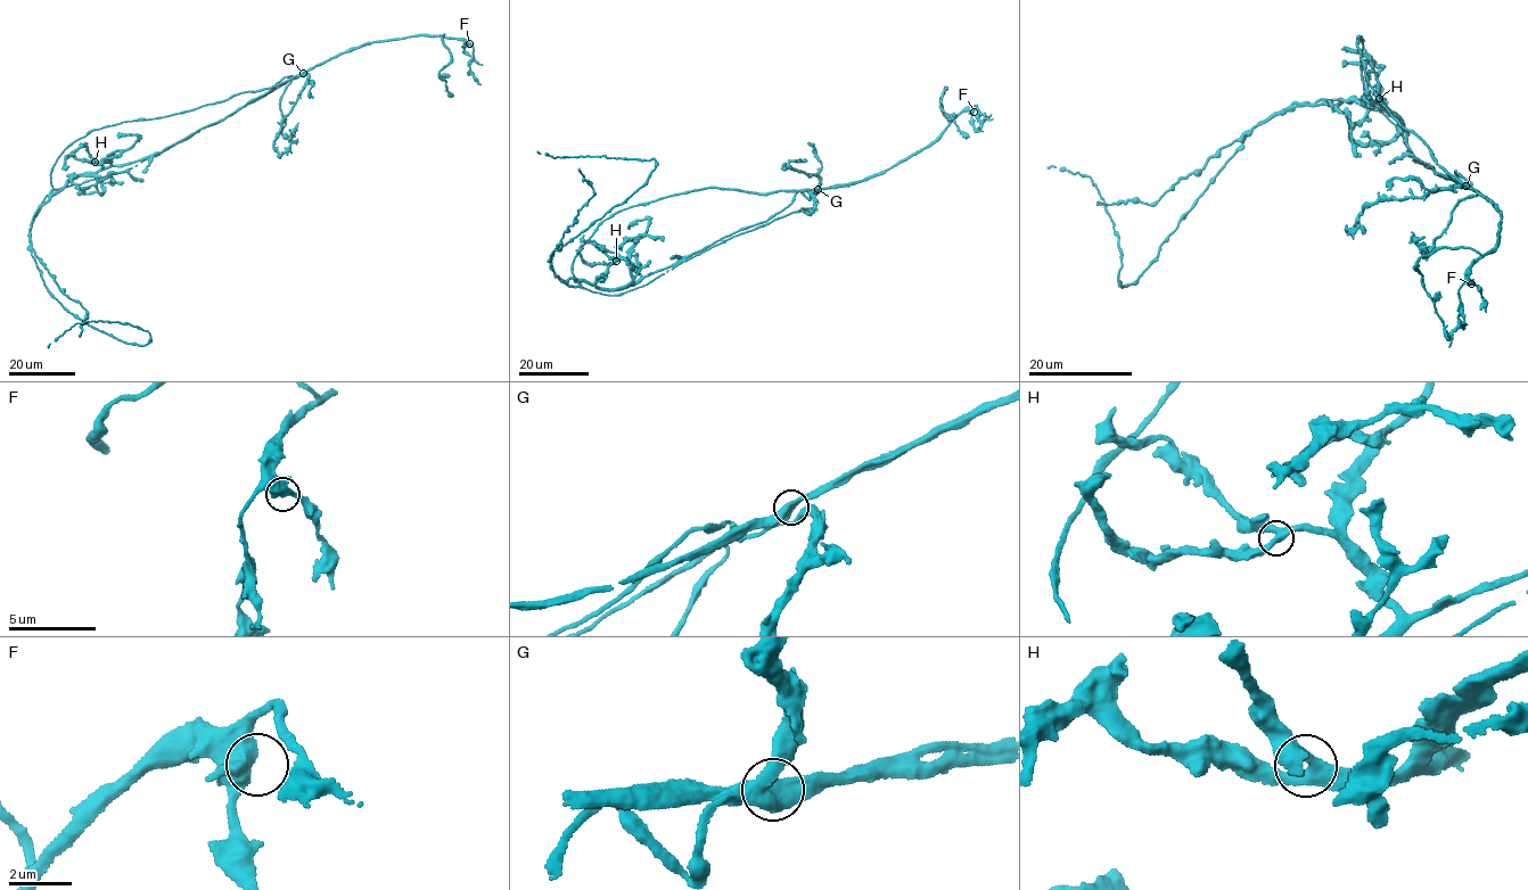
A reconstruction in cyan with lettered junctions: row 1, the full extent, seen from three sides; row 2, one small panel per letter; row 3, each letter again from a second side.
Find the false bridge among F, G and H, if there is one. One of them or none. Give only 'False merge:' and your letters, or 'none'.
False merge: G

